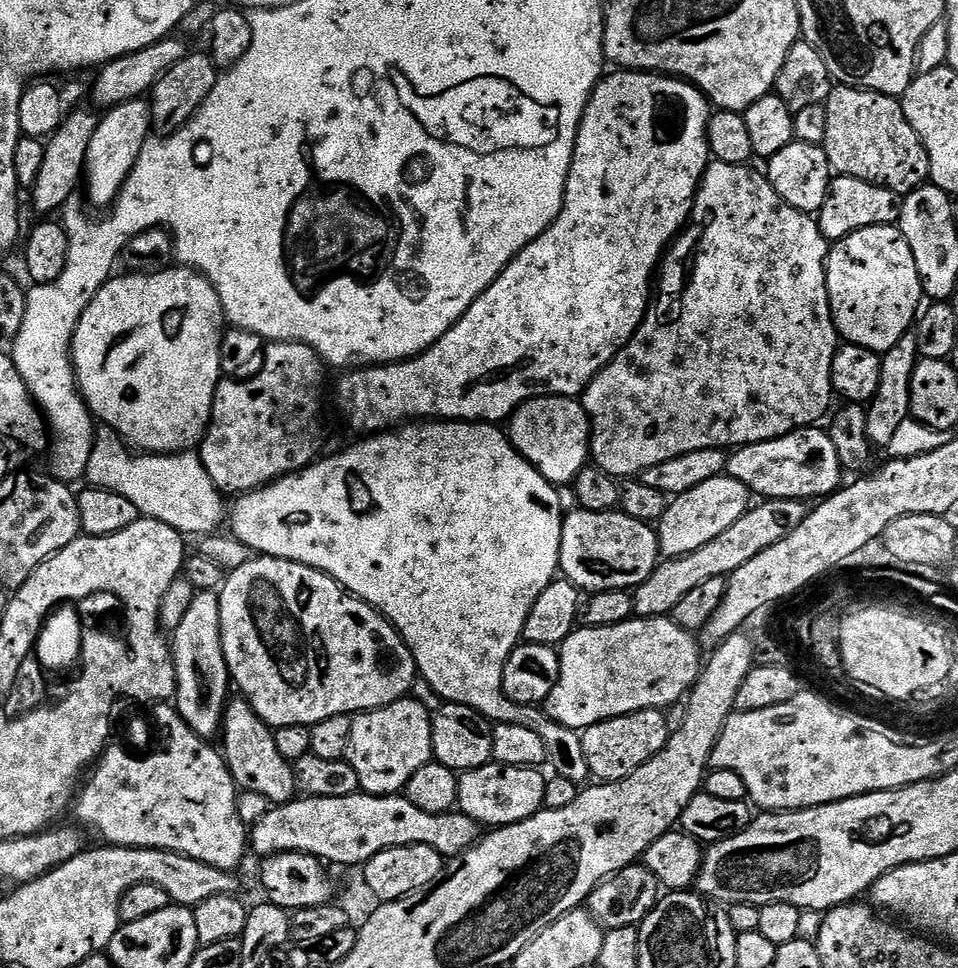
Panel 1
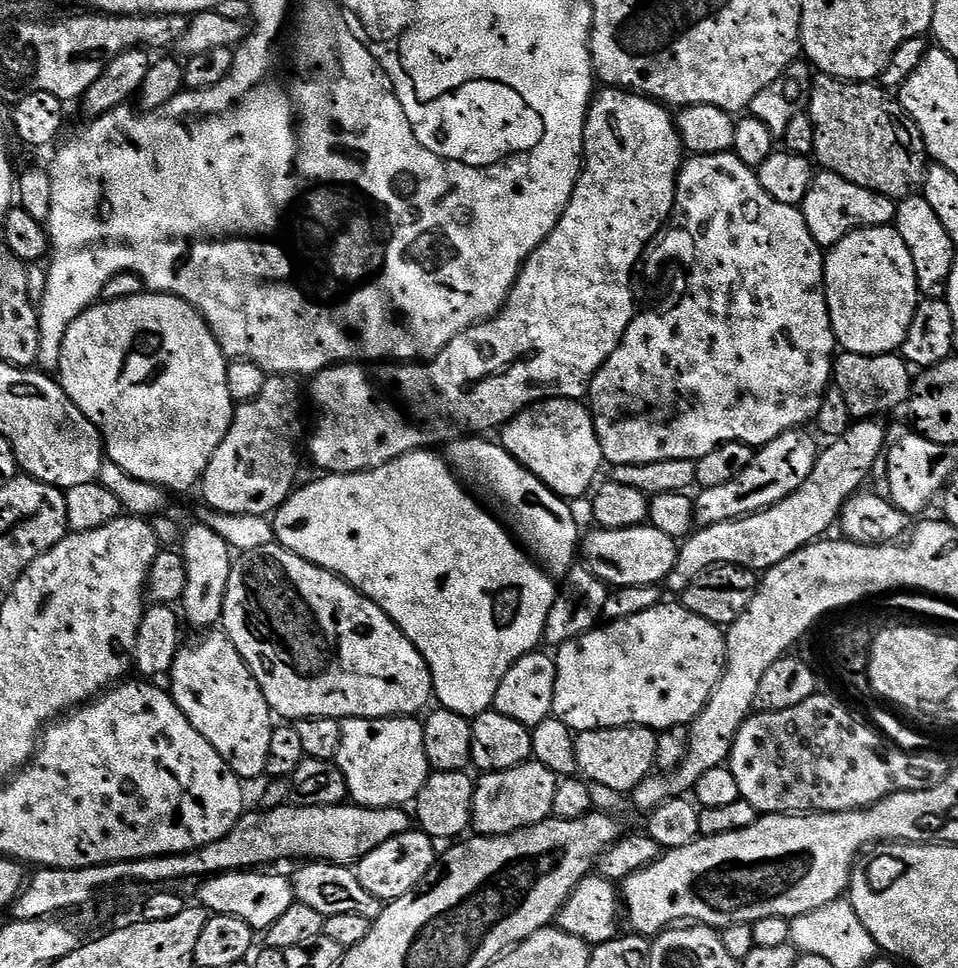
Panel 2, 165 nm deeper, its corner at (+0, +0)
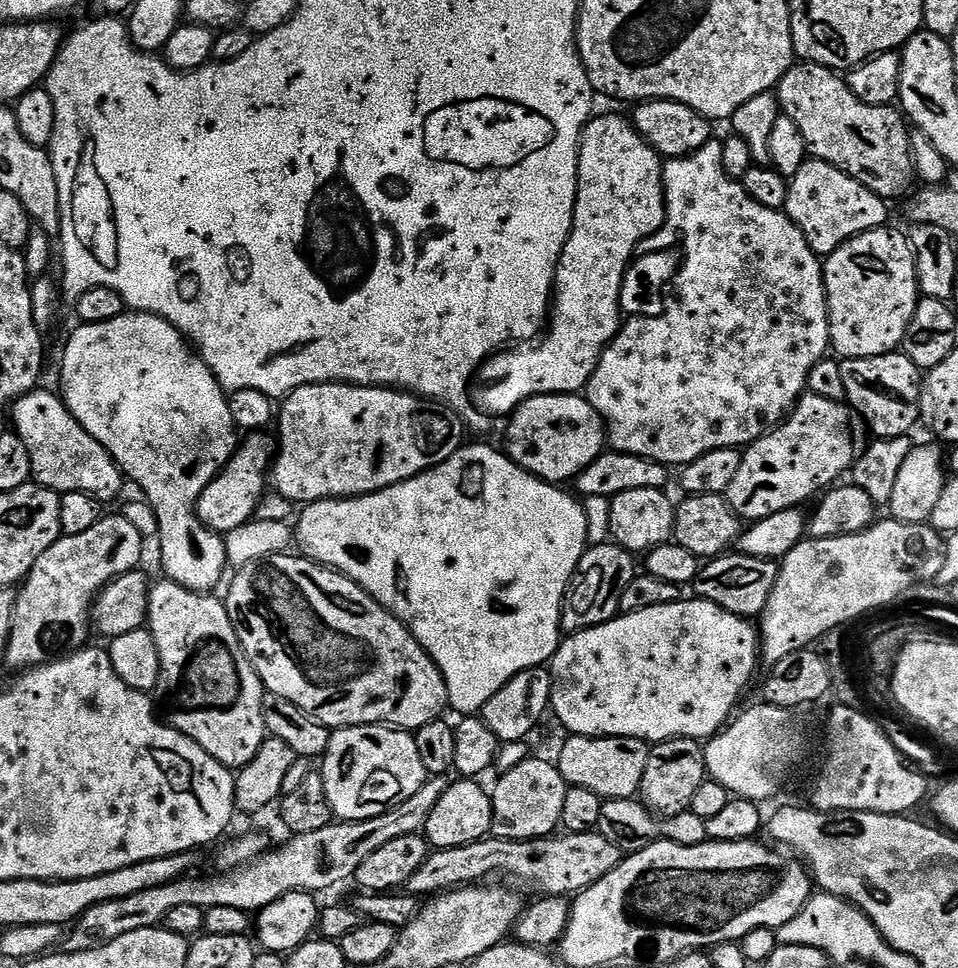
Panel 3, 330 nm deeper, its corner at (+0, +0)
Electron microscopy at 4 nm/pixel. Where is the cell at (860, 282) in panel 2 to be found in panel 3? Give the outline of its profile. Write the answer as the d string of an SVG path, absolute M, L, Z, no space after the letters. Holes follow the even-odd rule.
M892 226L875 228L847 240L823 261L824 289L828 295L828 338L830 348L837 357L857 360L895 352L903 345L906 326L914 318L918 299L916 283L916 254L907 235L895 232Z

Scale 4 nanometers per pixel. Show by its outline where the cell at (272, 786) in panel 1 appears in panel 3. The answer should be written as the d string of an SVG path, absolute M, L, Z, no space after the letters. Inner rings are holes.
M164 578L153 583L152 593L148 596L148 623L146 625L154 638L154 646L158 646L160 659L160 682L158 700L162 705L162 716L173 728L183 736L193 740L210 758L224 765L229 770L239 770L258 754L262 742L266 738L264 726L264 698L266 689L258 678L248 655L238 642L238 634L234 630L234 622L230 622L228 605L216 594L205 594L186 590L173 580Z

